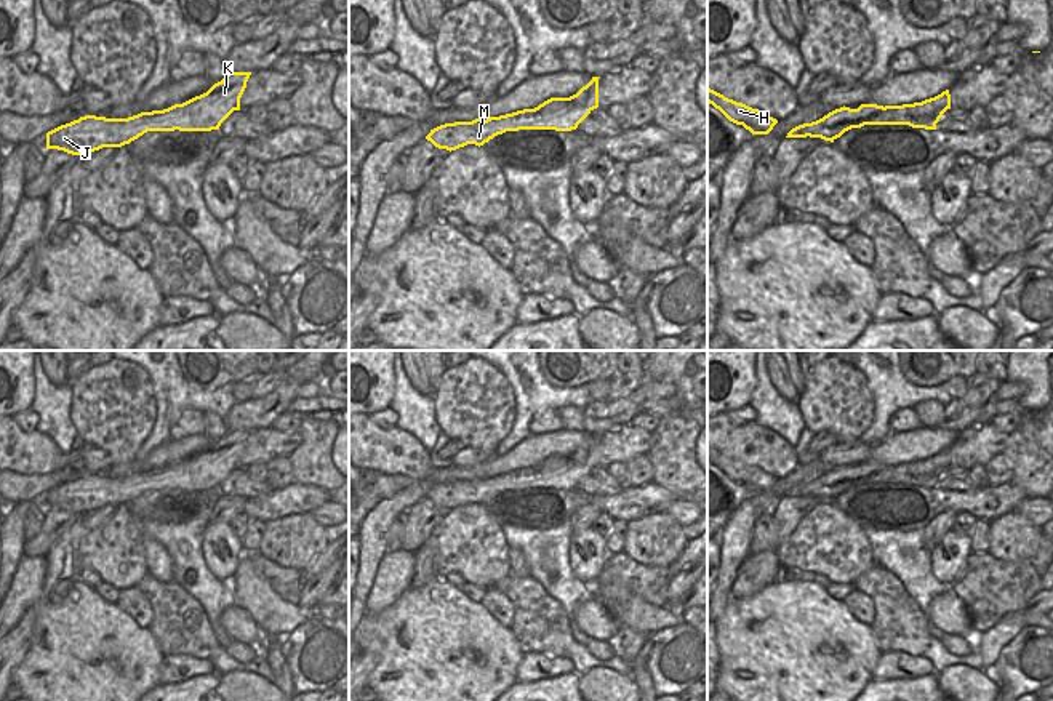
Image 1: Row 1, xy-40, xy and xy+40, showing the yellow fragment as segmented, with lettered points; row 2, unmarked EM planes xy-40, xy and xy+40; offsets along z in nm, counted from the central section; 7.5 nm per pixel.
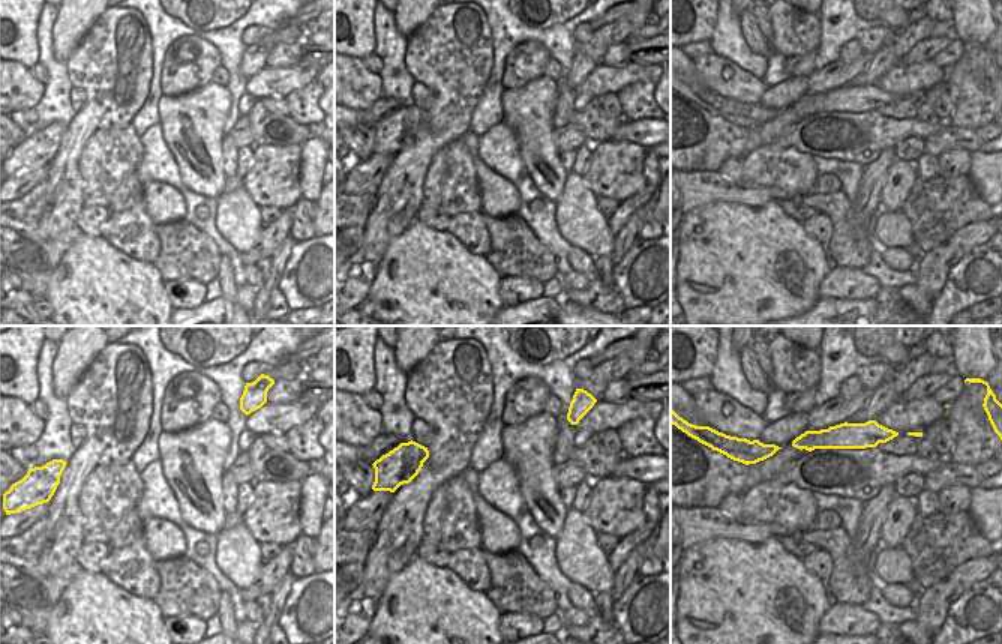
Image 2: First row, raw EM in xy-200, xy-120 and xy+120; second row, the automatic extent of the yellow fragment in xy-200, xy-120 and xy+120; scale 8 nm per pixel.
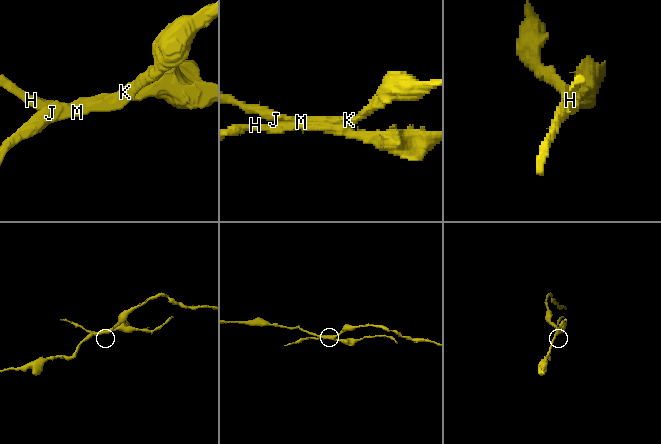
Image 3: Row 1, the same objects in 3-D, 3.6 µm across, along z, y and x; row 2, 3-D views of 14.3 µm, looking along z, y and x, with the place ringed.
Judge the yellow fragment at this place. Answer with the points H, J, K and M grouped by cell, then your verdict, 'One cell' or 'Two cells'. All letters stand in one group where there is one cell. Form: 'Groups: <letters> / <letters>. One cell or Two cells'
Groups: H / J K M. Two cells.

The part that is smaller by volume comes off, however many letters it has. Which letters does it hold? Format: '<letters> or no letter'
H

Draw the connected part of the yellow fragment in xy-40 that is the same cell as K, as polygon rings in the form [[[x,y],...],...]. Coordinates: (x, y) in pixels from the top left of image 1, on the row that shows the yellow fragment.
[[[229,72],[206,93],[182,102],[182,107],[189,115],[222,117],[226,120],[234,110],[240,110],[240,98],[250,75],[251,72]]]

